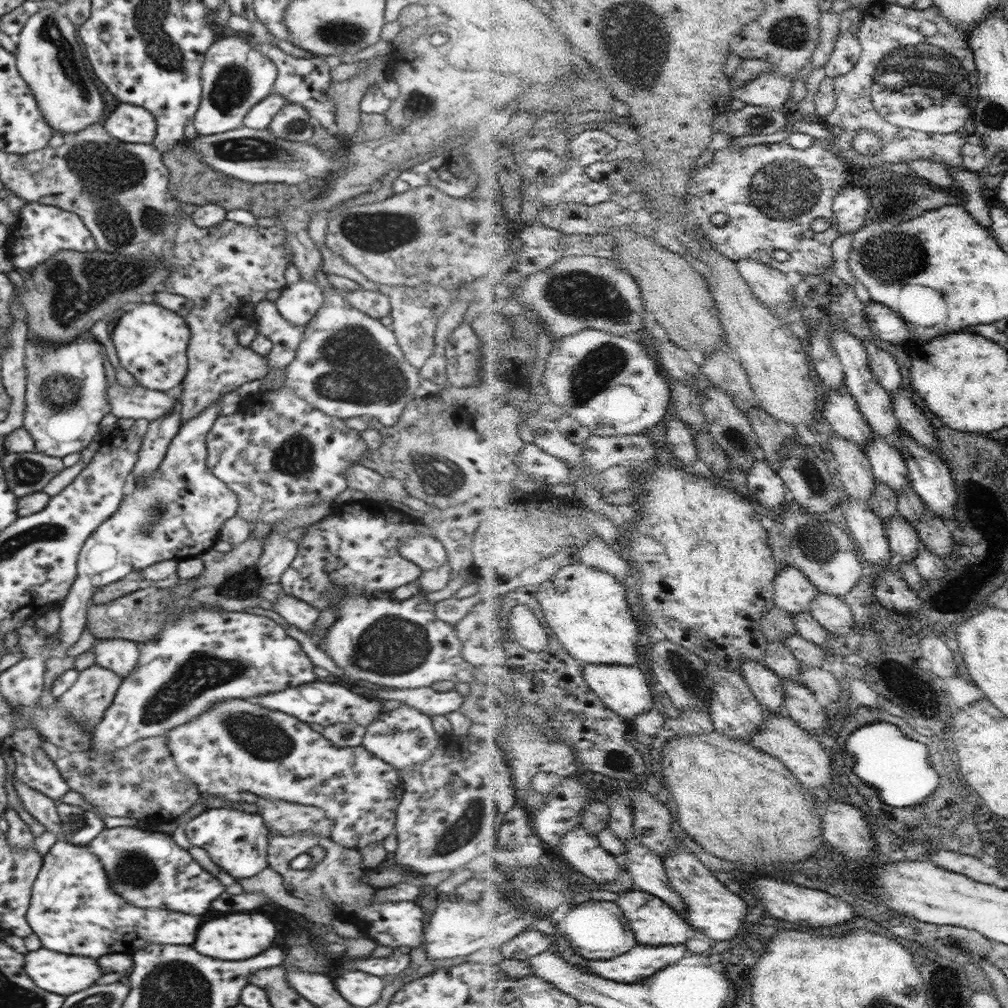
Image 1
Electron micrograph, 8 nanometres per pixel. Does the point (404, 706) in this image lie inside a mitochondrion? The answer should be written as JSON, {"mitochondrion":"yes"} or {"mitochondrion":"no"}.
{"mitochondrion":"no"}

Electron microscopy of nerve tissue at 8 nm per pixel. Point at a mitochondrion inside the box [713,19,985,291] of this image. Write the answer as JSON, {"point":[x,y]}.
{"point":[929,85]}

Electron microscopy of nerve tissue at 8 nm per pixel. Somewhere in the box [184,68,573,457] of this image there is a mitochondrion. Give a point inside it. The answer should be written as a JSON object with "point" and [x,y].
{"point":[356,369]}

